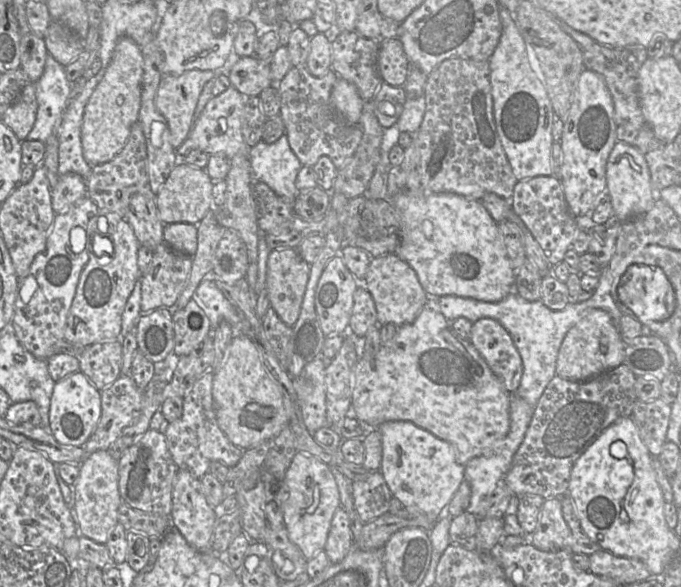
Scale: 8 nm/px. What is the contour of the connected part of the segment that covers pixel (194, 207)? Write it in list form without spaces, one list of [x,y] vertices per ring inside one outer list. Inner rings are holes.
[[[183,158],[178,160],[165,183],[156,194],[158,216],[162,223],[184,223],[198,225],[205,215],[214,208],[212,189],[214,182],[206,169],[185,164]]]

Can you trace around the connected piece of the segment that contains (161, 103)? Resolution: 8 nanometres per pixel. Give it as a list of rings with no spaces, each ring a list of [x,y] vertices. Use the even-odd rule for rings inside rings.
[[[232,52],[220,69],[213,71],[194,69],[179,75],[165,75],[162,77],[155,96],[155,106],[168,123],[170,131],[169,141],[174,149],[178,149],[189,135],[196,105],[205,84],[220,74],[228,76],[230,69],[239,58],[237,54]]]

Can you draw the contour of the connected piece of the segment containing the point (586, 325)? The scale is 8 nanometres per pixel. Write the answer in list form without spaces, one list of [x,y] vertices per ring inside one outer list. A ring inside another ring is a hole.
[[[591,309],[563,339],[558,353],[556,375],[570,381],[588,381],[624,363],[625,346],[610,315],[602,309]]]

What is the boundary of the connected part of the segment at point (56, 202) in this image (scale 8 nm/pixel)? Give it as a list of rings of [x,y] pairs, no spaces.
[[[77,173],[62,174],[56,186],[51,189],[51,202],[54,212],[60,213],[87,196],[86,179]]]

